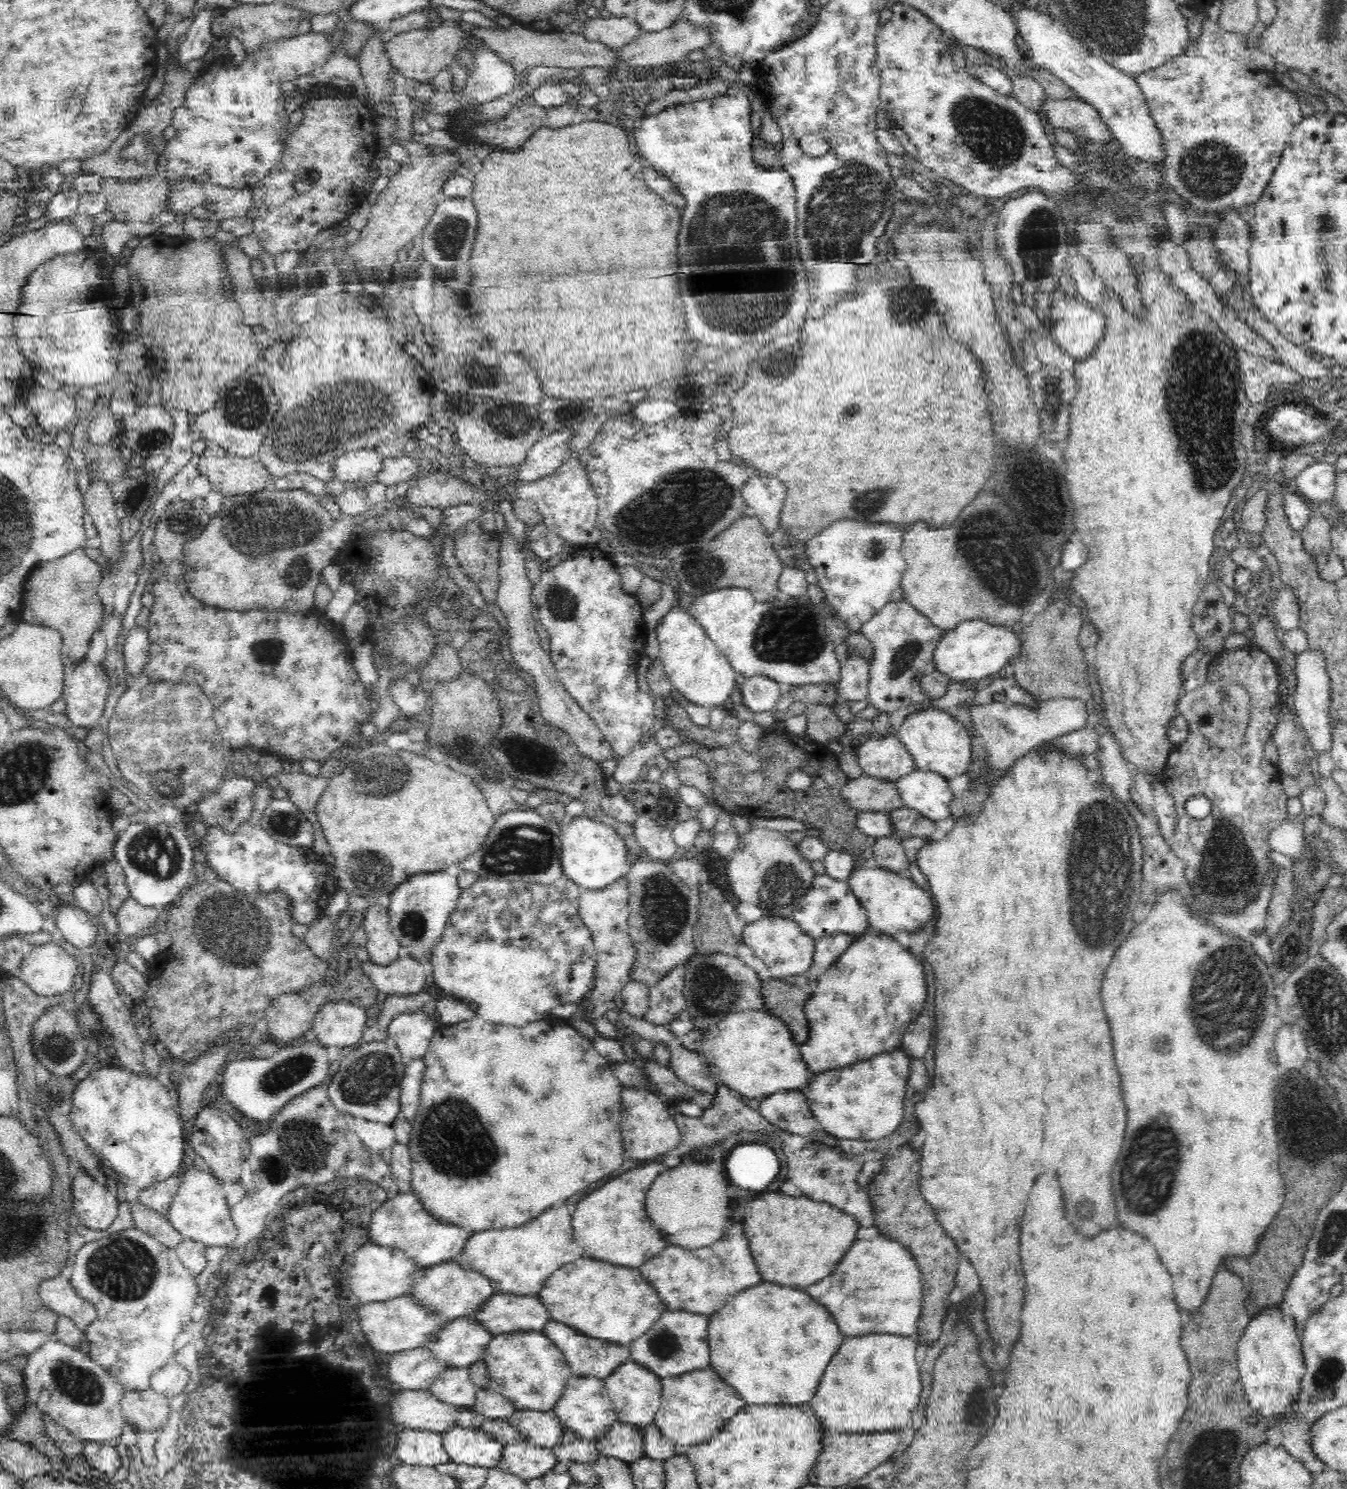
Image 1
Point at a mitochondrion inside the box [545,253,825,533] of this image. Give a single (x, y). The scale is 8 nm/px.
(725, 309)

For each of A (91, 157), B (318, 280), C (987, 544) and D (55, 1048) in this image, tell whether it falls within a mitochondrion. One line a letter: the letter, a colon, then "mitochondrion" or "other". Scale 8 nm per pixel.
A: other
B: other
C: mitochondrion
D: mitochondrion

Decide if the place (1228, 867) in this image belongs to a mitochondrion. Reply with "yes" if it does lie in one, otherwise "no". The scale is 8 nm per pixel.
yes

